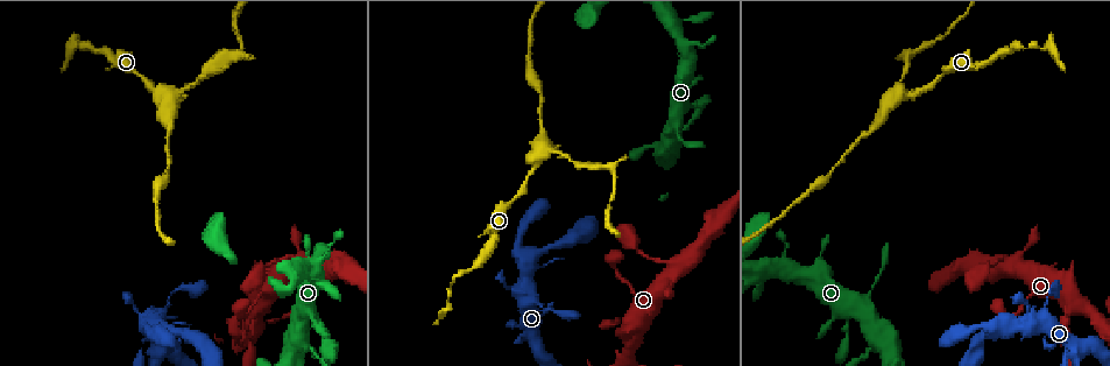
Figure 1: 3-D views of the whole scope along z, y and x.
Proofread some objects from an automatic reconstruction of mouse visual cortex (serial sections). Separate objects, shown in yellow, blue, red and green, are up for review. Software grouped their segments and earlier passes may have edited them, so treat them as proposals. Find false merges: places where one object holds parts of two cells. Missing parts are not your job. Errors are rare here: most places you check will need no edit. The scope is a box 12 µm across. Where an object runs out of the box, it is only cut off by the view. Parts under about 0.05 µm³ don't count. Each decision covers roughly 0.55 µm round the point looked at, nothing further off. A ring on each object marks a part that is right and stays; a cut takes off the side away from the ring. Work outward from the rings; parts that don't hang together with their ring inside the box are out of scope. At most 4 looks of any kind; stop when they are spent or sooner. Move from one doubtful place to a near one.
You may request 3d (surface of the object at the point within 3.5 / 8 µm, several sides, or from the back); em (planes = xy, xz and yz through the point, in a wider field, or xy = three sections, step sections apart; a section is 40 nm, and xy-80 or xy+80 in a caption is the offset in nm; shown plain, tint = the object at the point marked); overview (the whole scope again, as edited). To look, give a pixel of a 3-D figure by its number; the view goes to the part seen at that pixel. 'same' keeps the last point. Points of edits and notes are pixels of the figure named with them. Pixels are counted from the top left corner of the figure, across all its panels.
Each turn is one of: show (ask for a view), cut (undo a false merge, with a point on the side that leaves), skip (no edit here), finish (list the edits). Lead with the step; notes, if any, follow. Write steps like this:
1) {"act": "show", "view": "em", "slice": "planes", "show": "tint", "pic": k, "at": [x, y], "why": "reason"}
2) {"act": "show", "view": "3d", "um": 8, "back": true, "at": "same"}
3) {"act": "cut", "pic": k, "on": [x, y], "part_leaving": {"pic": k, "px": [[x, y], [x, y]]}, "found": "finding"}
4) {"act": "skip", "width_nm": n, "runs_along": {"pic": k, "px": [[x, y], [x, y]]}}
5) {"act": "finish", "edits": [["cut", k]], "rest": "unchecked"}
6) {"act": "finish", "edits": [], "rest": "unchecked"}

{"act": "show", "view": "3d", "um": 8, "back": true, "pic": 1, "at": [253, 340], "why": "side arm on a straight run"}

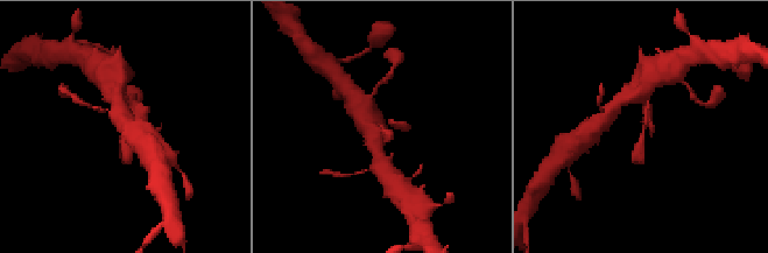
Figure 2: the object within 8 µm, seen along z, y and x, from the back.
{"act": "show", "view": "3d", "um": 3.5, "pic": 2, "at": [644, 127], "why": "zoom in"}

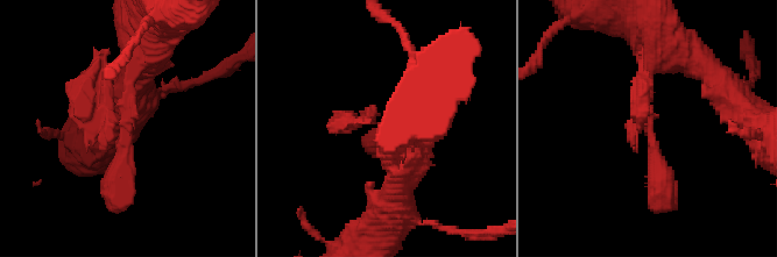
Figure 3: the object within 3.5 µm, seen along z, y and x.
{"act": "skip", "arm_widths_nm": [150, 250, 300], "runs_along": {"pic": 3, "px": [[141, 52], [117, 177], [124, 202]]}, "found": "continuous, no second cell"}

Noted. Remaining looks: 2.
{"act": "show", "view": "3d", "um": 3.5, "pic": 1, "at": [992, 335], "why": "sharp bend"}

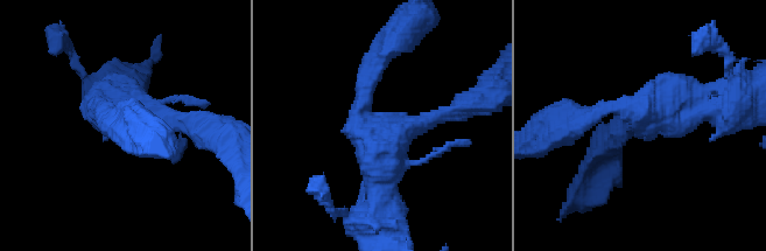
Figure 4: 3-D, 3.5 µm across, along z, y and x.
{"act": "show", "view": "em", "slice": "xy", "step": 2, "show": "tint", "pic": 4, "at": [398, 127]}

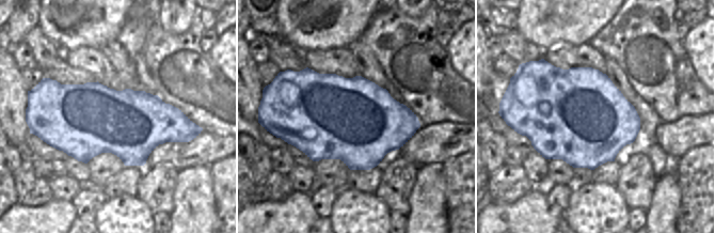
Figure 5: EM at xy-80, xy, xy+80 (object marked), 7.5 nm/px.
{"act": "skip", "runs_along": {"pic": 4, "px": [[378, 218], [381, 144], [449, 113]]}, "found": "continuous, no second cell"}

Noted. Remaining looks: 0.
{"act": "finish", "edits": [], "rest": "unchecked"}

